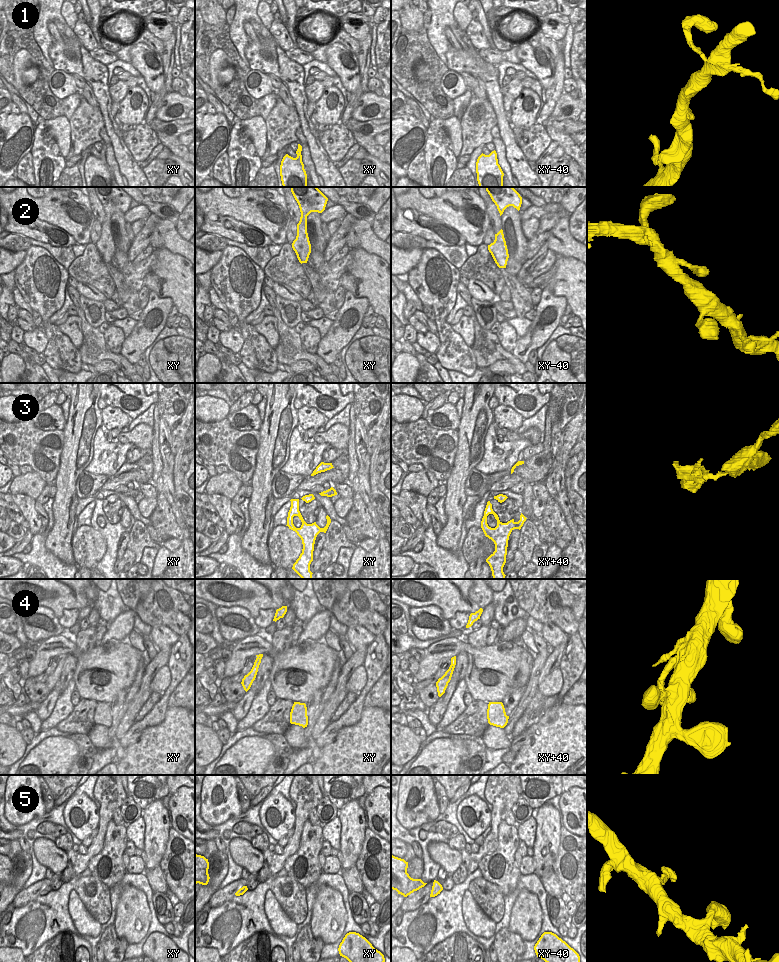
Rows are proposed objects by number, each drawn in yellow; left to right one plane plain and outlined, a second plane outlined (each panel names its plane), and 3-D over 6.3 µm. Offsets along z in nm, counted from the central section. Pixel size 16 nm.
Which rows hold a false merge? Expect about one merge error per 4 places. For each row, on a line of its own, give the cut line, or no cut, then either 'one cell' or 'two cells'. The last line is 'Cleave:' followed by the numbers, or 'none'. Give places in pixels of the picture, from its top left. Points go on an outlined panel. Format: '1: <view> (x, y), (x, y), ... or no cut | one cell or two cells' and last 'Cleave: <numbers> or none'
1: no cut | one cell
2: no cut | one cell
3: no cut | one cell
4: no cut | one cell
5: no cut | one cell
Cleave: none

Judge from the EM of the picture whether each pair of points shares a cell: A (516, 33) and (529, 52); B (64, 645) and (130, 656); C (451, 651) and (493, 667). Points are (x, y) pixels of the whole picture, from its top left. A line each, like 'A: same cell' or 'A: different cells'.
A: different cells
B: same cell
C: same cell

